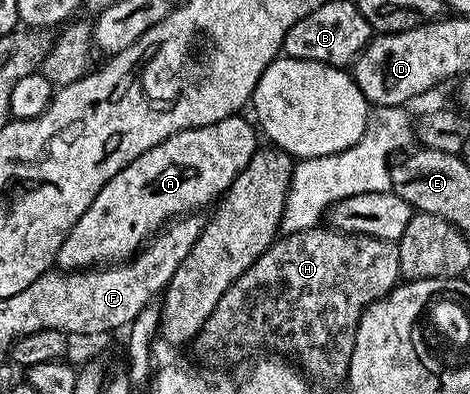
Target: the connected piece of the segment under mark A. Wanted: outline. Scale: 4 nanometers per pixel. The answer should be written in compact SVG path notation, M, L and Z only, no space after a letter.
M241 114L229 115L224 121L216 121L207 127L181 131L168 137L160 145L148 149L148 153L140 153L136 161L120 169L120 173L116 173L116 177L112 177L112 181L105 183L100 193L96 193L96 201L88 205L84 217L80 217L80 221L76 221L68 237L64 237L64 245L60 245L58 250L57 266L65 272L81 271L99 265L110 265L115 261L129 260L171 219L202 209L198 207L209 208L215 200L225 195L234 178L242 172L244 165L248 165L248 161L252 161L252 157L260 149L260 135L255 124L249 118L242 118Z

